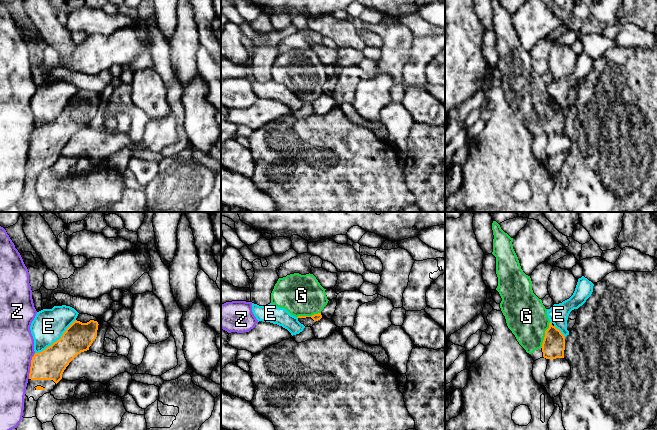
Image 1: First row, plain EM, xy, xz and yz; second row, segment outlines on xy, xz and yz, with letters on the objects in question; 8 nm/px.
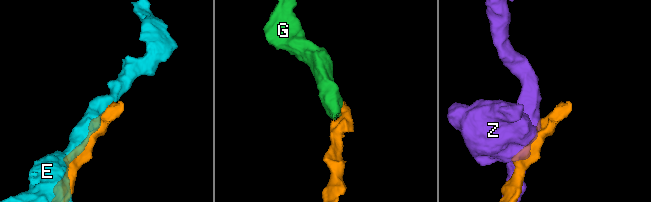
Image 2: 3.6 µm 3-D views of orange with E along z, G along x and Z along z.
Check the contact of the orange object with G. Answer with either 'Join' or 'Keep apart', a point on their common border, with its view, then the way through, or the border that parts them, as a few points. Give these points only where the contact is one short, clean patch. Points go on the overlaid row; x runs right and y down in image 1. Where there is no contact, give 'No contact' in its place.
Join. Touches orange at yz (545, 335). Path across: yz (553, 346), (553, 343), (545, 335), (526, 316)

